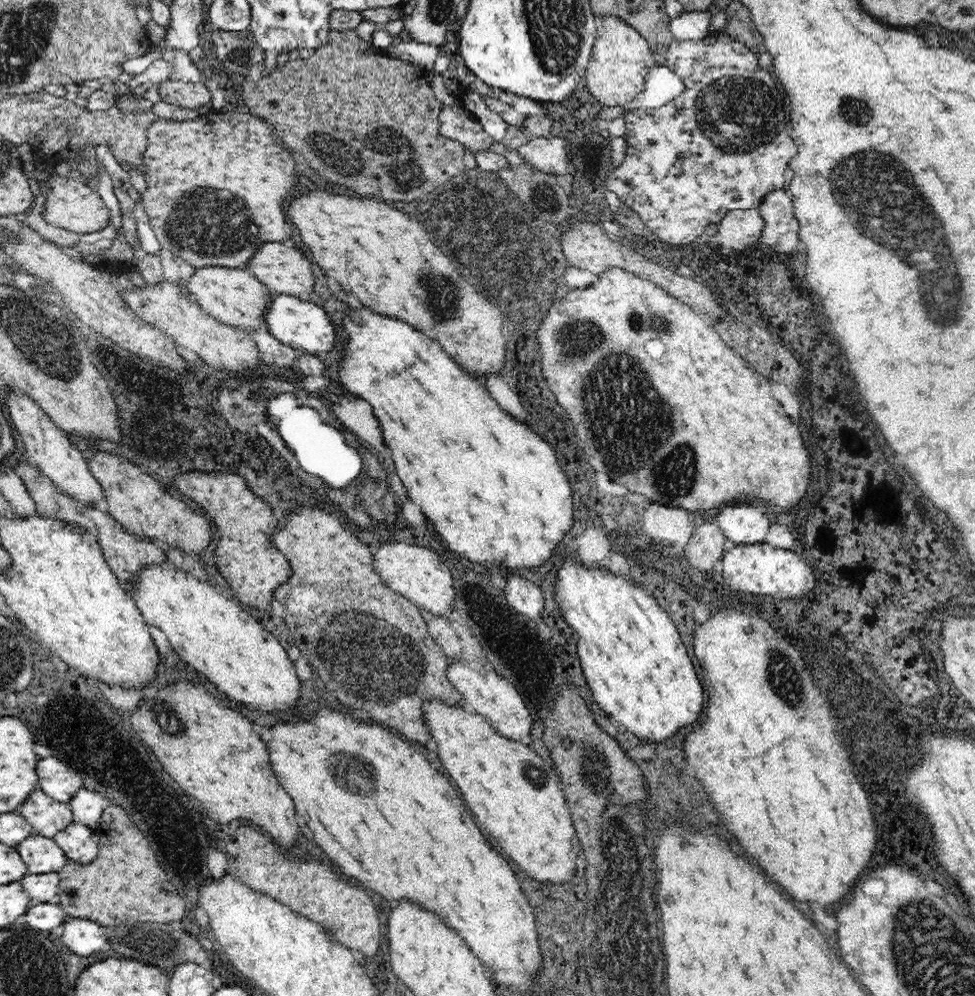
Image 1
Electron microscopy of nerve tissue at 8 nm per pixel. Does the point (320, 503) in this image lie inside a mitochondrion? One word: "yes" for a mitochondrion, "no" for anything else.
no

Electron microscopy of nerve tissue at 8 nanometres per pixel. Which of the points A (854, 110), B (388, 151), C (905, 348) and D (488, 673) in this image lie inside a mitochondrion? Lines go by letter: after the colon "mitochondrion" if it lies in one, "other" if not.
A: mitochondrion
B: mitochondrion
C: other
D: other

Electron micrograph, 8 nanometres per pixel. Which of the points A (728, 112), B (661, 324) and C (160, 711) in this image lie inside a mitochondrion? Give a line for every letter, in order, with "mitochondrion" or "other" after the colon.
A: mitochondrion
B: mitochondrion
C: mitochondrion

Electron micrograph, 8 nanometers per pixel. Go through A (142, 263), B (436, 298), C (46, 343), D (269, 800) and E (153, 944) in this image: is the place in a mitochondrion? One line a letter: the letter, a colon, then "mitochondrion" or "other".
A: other
B: mitochondrion
C: mitochondrion
D: other
E: mitochondrion

